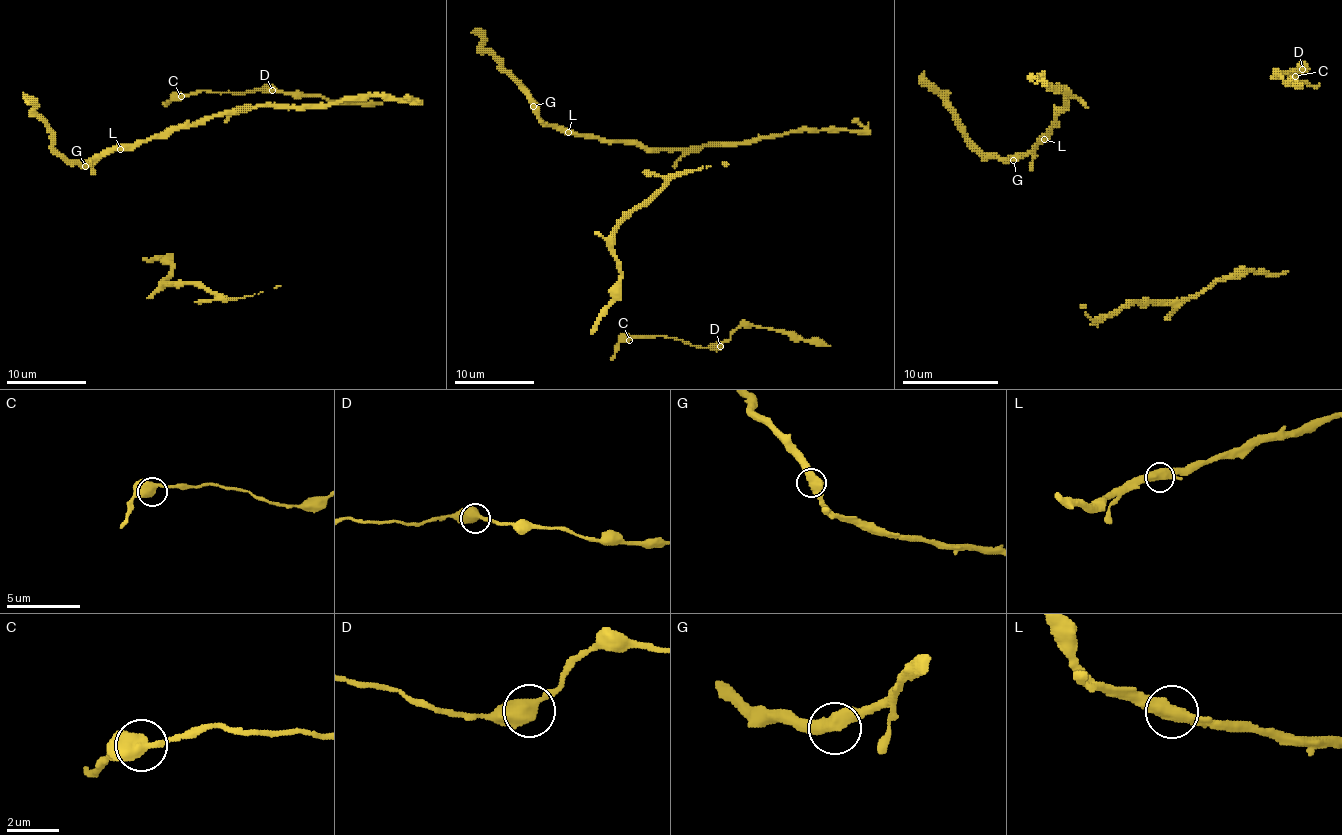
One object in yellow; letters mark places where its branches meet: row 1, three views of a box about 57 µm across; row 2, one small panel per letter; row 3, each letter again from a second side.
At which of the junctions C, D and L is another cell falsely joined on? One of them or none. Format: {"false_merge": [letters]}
{"false_merge": []}

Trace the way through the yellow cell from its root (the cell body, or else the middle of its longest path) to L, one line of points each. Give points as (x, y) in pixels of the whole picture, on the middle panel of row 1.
L: (663, 150), (649, 150), (639, 144), (609, 142), (569, 132)

